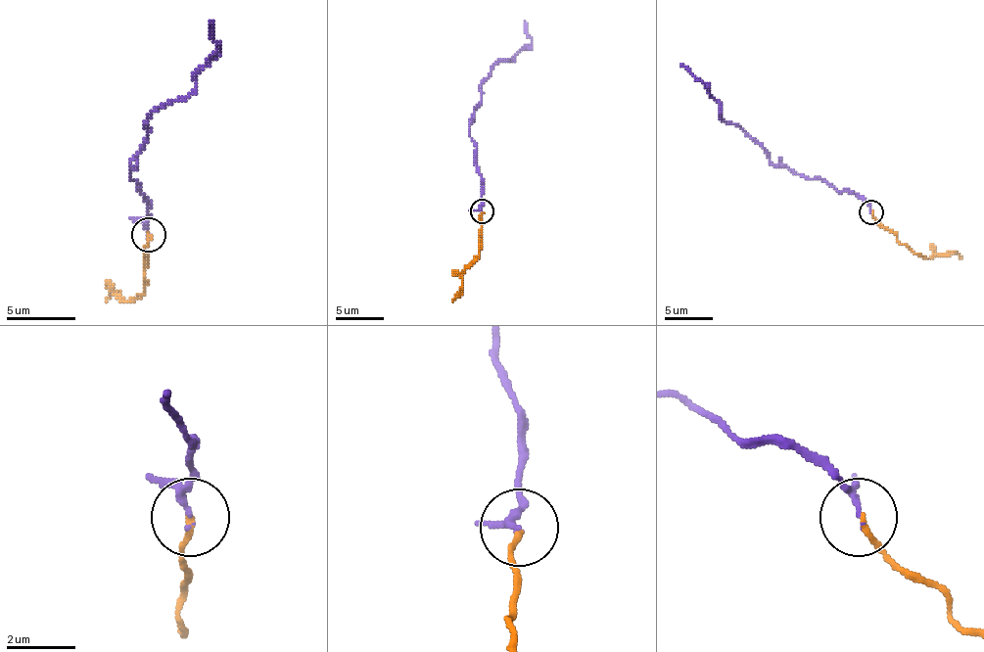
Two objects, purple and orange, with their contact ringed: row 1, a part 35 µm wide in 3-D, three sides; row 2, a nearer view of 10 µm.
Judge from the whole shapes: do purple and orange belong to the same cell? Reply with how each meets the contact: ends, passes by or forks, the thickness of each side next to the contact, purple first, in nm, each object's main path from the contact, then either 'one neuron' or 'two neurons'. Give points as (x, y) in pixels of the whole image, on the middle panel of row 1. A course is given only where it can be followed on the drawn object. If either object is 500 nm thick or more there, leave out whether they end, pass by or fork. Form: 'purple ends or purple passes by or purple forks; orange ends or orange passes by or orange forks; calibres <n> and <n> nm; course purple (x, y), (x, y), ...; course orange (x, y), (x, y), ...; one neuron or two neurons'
purple passes by; orange ends; calibres 130 and 160 nm; course purple (481, 210), (477, 146), (469, 136), (472, 115), (491, 69), (515, 59), (532, 42), (525, 21); course orange (481, 212), (479, 254), (464, 270), (459, 295), (452, 302); one neuron

